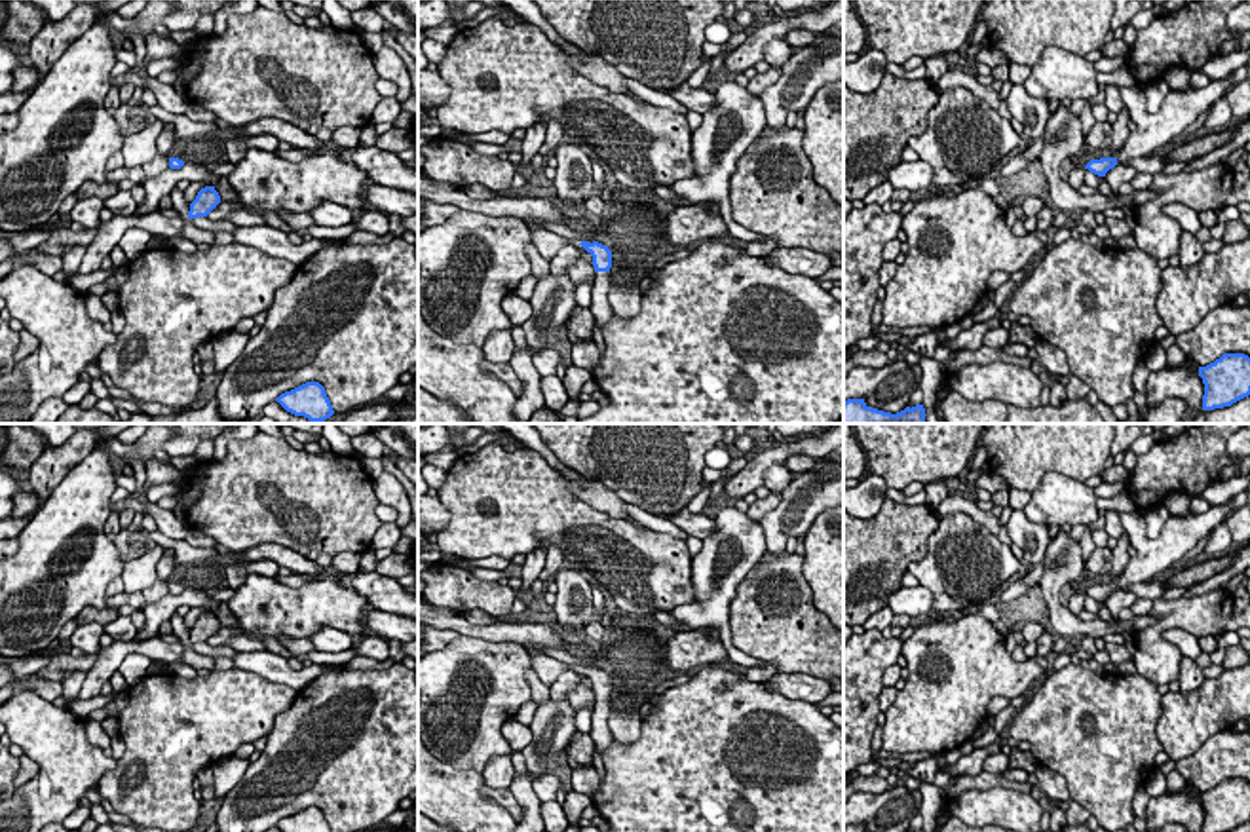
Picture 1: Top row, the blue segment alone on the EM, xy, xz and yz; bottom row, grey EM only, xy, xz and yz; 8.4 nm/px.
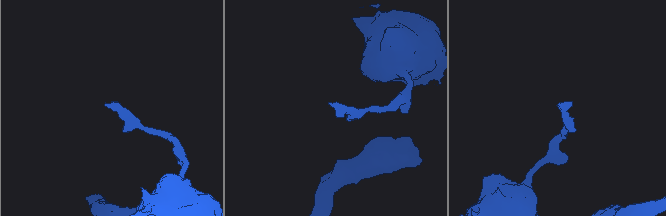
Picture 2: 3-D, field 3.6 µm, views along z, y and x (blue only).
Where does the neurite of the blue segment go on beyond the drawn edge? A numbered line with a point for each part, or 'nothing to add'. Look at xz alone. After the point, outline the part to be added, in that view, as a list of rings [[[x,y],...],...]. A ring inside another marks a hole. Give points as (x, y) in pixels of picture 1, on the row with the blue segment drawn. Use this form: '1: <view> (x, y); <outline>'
1: xz (548, 244); [[[526,224],[532,236],[532,243],[545,260],[551,260],[560,247],[574,245],[579,251],[585,251],[579,243],[581,239],[562,237],[555,232],[543,230],[538,224]]]

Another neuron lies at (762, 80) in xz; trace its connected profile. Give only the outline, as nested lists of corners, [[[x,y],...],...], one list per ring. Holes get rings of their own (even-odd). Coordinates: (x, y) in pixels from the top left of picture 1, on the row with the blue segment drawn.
[[[769,66],[766,72],[758,72],[747,85],[750,95],[758,97],[762,95],[764,89],[775,85],[783,74],[781,66]]]

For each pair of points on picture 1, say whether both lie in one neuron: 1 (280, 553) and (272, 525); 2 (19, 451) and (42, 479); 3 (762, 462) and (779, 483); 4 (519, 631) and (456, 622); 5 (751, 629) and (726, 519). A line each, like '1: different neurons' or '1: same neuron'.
1: different neurons
2: different neurons
3: different neurons
4: same neuron
5: different neurons

